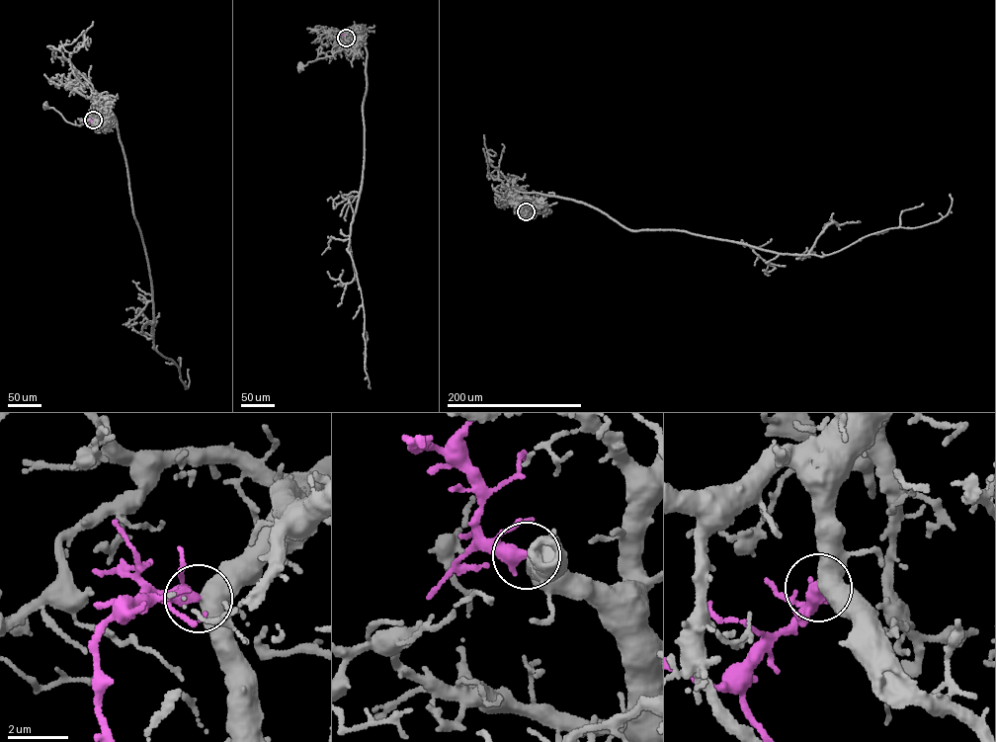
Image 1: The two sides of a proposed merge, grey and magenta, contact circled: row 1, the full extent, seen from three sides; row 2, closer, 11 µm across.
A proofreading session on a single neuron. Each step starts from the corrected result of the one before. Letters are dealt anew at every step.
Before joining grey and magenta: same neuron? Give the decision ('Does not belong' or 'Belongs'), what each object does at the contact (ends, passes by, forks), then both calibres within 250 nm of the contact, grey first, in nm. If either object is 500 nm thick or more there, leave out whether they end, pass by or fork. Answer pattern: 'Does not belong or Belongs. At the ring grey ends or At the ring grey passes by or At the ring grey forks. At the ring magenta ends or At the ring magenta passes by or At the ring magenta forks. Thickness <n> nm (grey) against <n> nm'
Belongs. At the ring grey passes by. At the ring magenta ends. Thickness 440 nm (grey) against 460 nm

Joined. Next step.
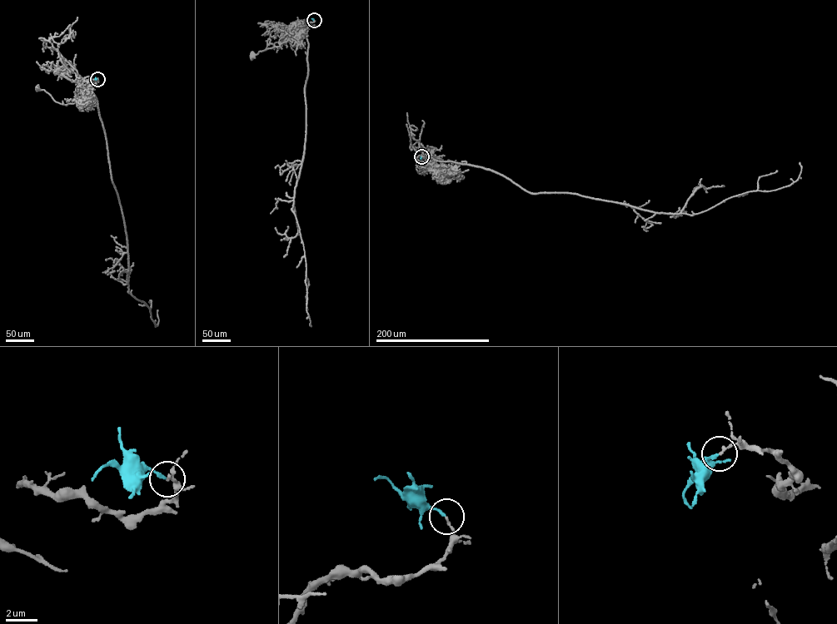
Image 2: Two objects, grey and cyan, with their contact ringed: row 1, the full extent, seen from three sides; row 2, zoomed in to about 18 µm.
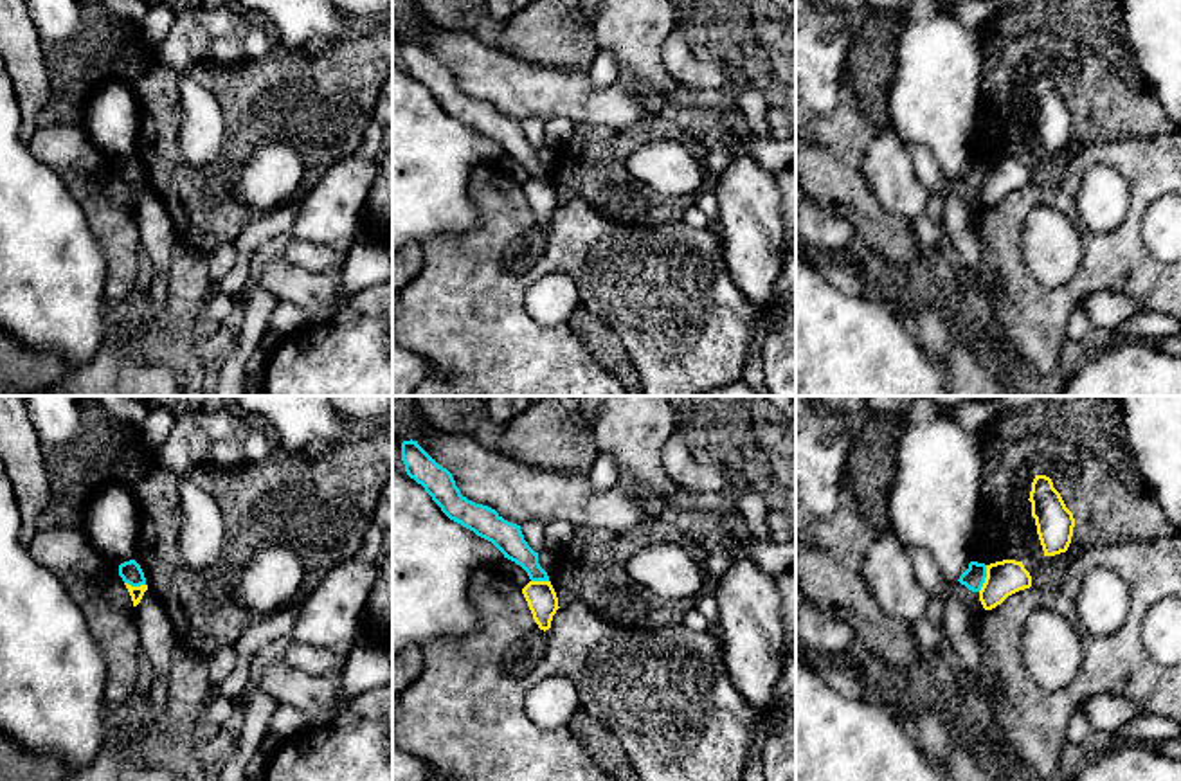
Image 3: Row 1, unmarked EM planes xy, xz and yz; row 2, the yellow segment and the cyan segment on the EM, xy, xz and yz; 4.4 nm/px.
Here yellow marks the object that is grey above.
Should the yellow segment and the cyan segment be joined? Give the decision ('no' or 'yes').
no

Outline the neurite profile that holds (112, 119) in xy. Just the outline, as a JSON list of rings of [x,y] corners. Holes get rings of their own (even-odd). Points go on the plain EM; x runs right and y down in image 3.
[[[148,38],[139,49],[122,50],[121,76],[103,85],[88,101],[83,128],[88,139],[117,162],[135,157],[140,128],[140,106],[135,94],[139,76],[124,76],[124,68],[139,68],[142,61],[149,67],[157,59],[157,43]]]

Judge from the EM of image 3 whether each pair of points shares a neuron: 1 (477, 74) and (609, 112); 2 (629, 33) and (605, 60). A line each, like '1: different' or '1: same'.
1: same
2: different

